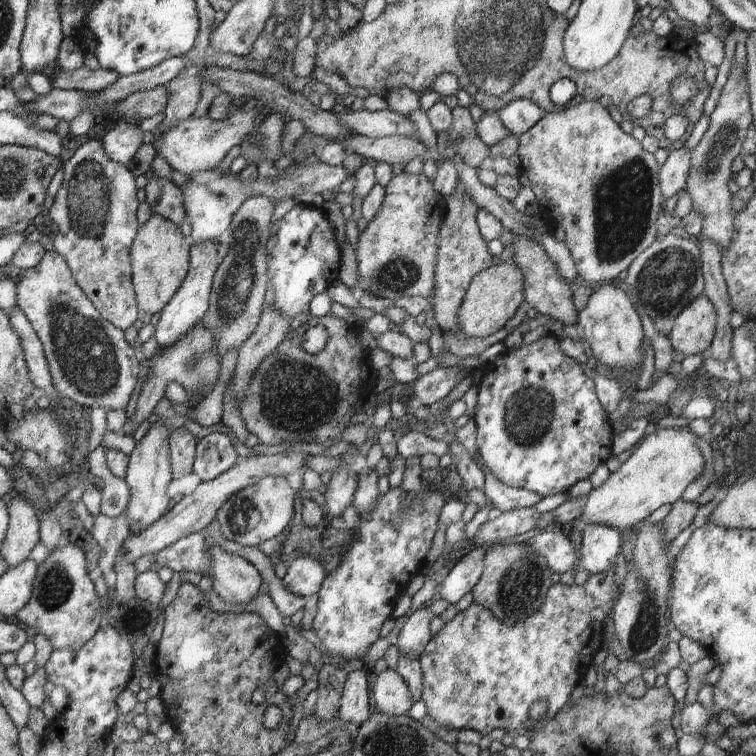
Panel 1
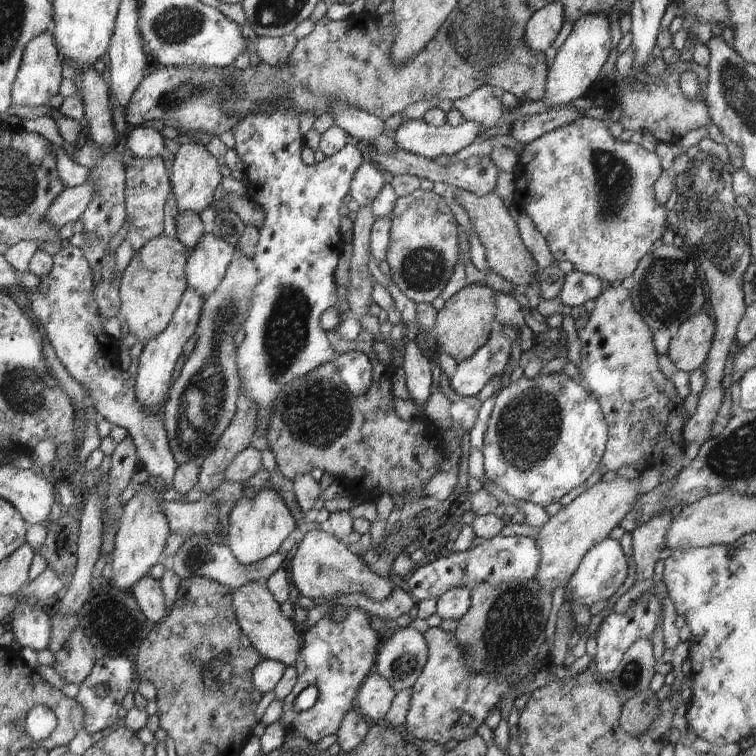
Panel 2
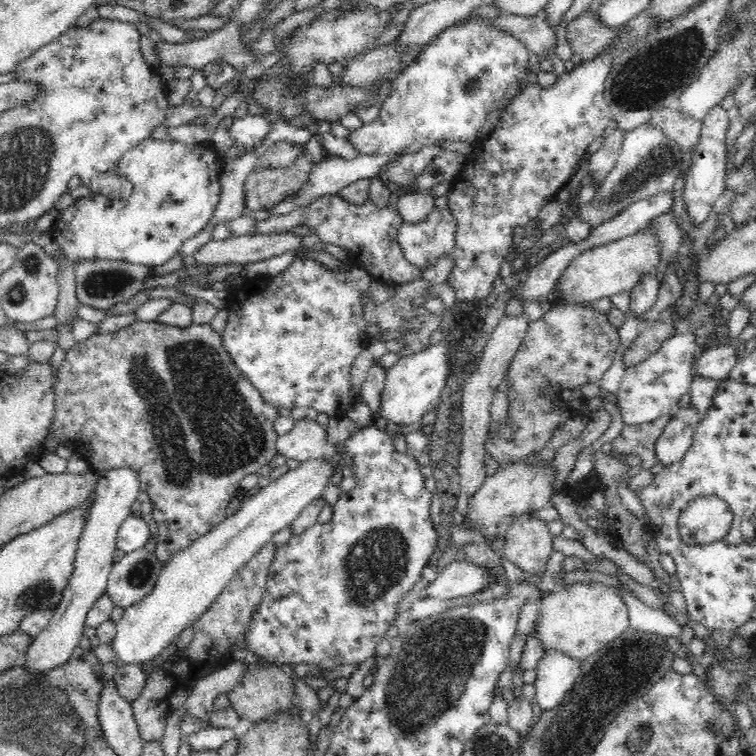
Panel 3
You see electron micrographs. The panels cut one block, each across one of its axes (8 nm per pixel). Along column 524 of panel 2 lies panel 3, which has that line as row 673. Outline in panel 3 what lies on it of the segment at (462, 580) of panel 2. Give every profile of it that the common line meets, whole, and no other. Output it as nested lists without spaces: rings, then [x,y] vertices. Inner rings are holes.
[[[557,650],[546,653],[536,669],[535,698],[540,710],[557,707],[564,695],[572,690],[580,676],[582,661],[572,659]]]

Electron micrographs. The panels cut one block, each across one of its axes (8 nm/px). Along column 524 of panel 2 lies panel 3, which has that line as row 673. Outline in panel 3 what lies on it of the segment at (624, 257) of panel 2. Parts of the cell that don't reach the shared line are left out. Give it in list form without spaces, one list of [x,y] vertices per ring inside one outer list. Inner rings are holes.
[[[270,541],[255,552],[254,556],[251,556],[251,559],[238,569],[224,591],[218,595],[206,612],[191,624],[195,631],[189,646],[178,646],[177,651],[169,657],[168,661],[164,660],[158,668],[152,668],[152,672],[146,674],[146,684],[142,694],[130,702],[139,734],[145,742],[152,742],[152,740],[160,742],[164,738],[164,726],[168,722],[168,717],[174,710],[186,704],[186,699],[192,694],[198,679],[206,678],[222,664],[231,662],[232,650],[236,646],[247,648],[246,630],[266,594],[266,578],[276,549],[277,545]]]

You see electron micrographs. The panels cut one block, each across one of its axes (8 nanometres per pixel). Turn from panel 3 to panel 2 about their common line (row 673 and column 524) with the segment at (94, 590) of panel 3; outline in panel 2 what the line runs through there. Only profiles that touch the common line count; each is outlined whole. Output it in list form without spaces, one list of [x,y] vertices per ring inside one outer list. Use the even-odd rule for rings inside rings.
[[[550,2],[533,12],[532,18],[526,24],[526,46],[536,54],[545,53],[556,40],[565,19],[564,6],[560,2]]]

